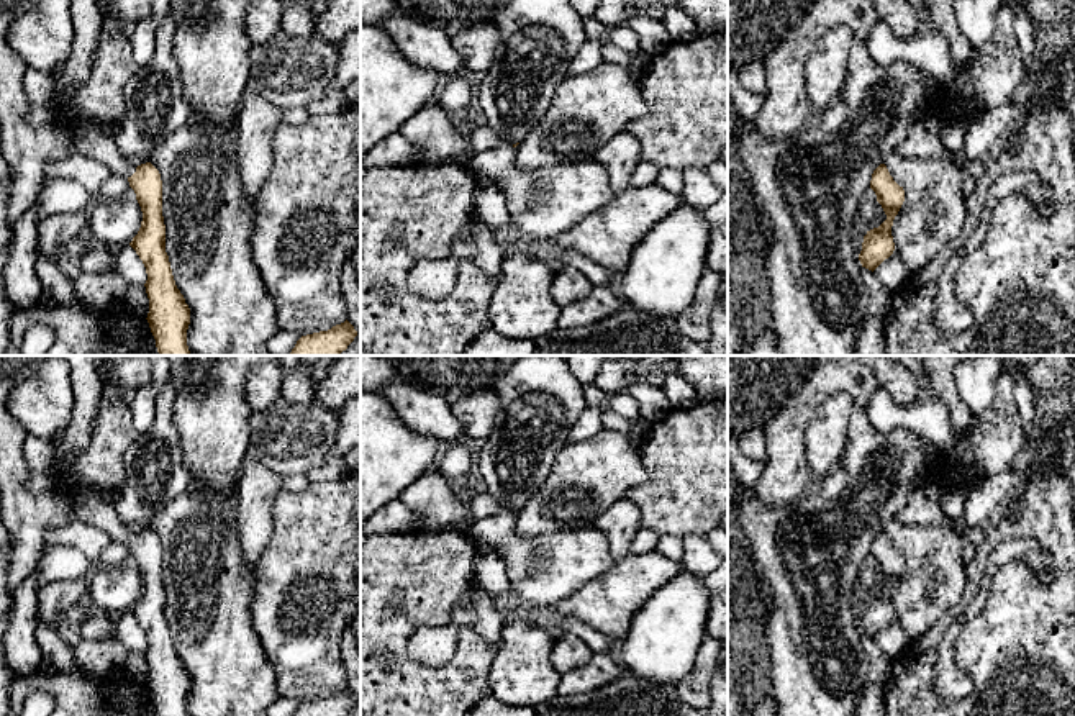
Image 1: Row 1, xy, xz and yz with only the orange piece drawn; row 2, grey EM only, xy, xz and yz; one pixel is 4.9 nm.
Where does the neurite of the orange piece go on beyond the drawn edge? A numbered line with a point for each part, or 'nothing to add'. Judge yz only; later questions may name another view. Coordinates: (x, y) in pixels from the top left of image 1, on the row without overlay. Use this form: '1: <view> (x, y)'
nothing to add

